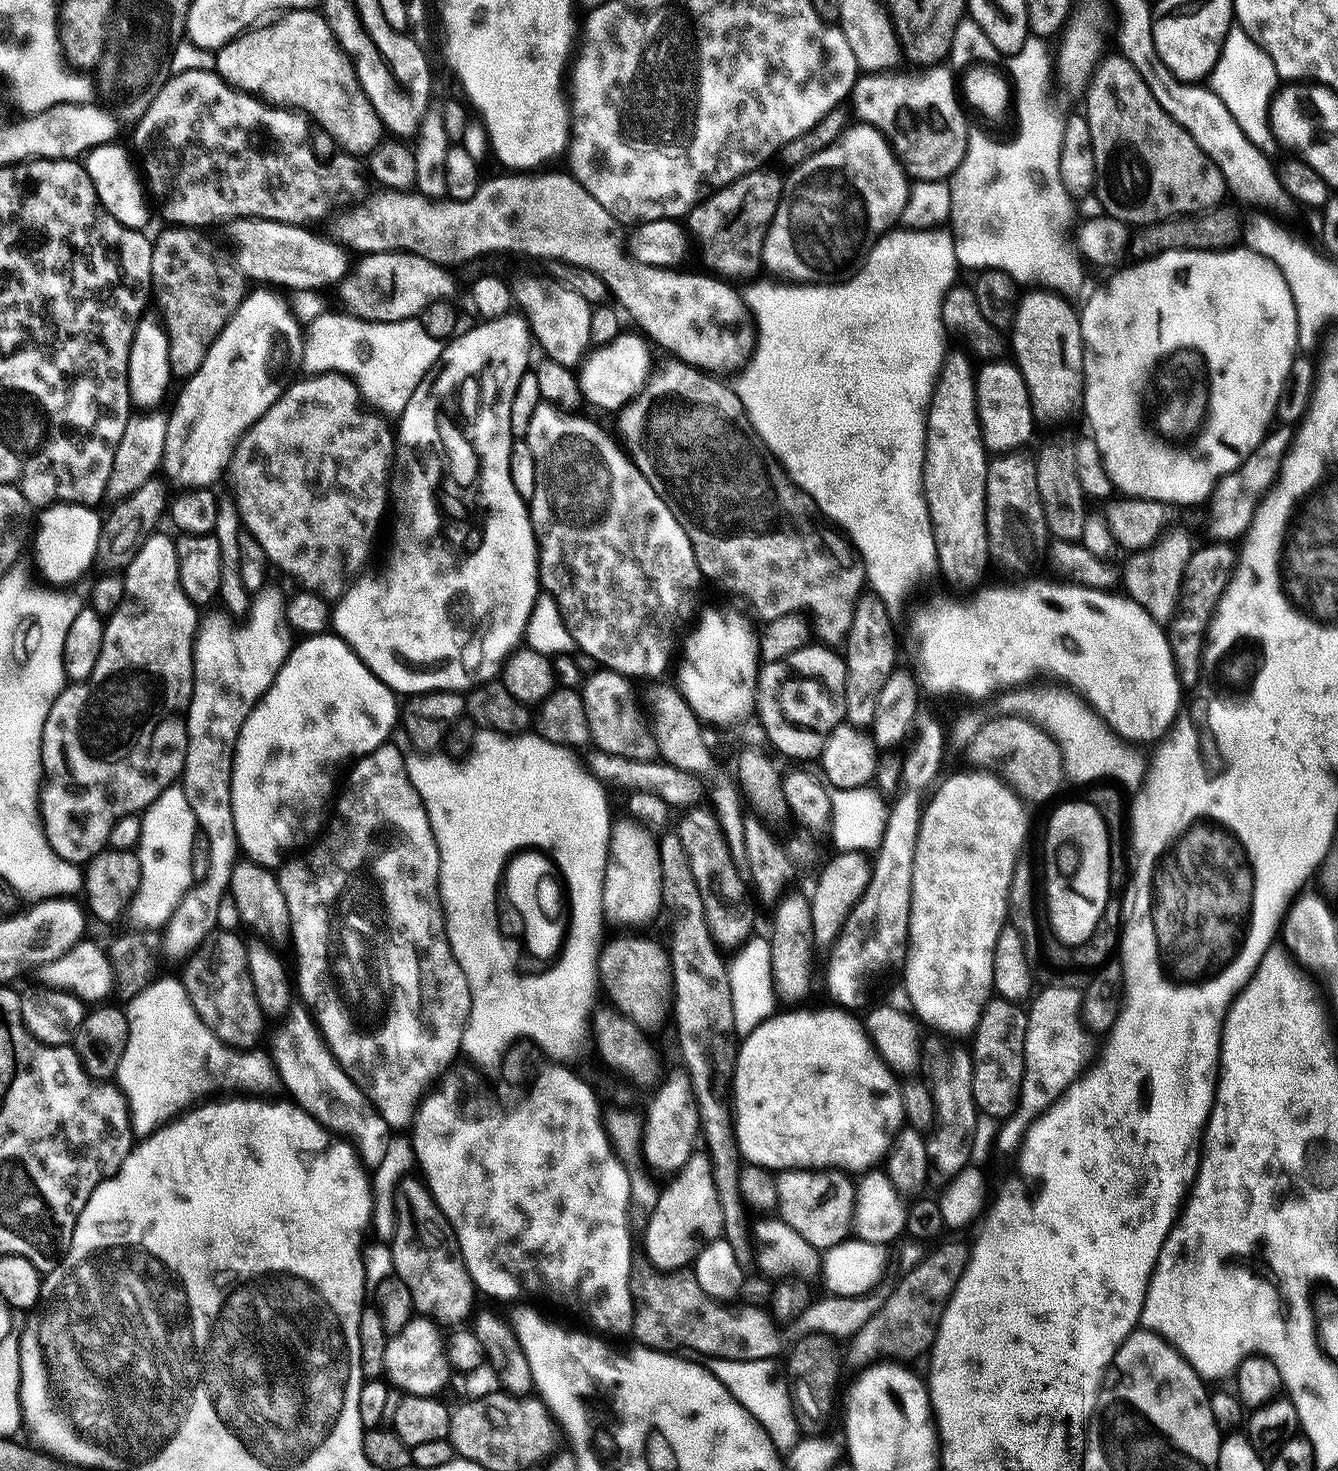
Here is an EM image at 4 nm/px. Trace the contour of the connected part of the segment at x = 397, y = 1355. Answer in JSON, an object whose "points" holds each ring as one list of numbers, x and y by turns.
{"points":[[414,1318,406,1326,402,1326,402,1330,389,1335,384,1362,384,1376,393,1389,409,1396,436,1396,439,1393,439,1388,443,1386,448,1375,450,1375,446,1348,442,1341,442,1332,440,1336,439,1331,441,1332,441,1329,433,1321]]}

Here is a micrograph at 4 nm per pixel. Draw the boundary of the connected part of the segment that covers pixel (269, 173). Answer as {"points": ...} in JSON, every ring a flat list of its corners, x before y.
{"points":[[198,69,169,75,162,90,158,90,154,102,150,102,146,114,142,114,142,118,136,121,134,125,136,133,133,134,132,140,136,143,141,158,144,159,144,168,142,164,143,179,146,181,151,195,152,192,156,195,156,200,160,203,160,212,168,219,169,225,197,226,196,224,204,224,207,220,214,219,215,216,226,216,225,218,255,217,256,219,277,220,284,224,306,226,312,222,310,220,318,219,323,212,331,208,332,196,338,195,343,188,348,188,355,182,357,164,357,161,348,154,336,154,340,156,333,158,332,165,320,164,319,158,312,153,312,148,308,145,307,123,309,124,309,121,299,111,275,107,247,92,240,91,239,88,232,87,231,84,227,84,217,71]]}

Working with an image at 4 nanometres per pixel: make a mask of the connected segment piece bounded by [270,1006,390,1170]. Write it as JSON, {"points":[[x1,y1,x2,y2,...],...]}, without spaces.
{"points":[[303,1006,293,1007,287,1015,287,1020,288,1029,285,1032,278,1033,272,1040,272,1048,270,1047,270,1055,276,1064,276,1072,280,1075,283,1087,288,1087,289,1094,293,1096,289,1097,305,1112,309,1112,321,1126,347,1141,365,1169,375,1170,382,1162,382,1158,386,1158,386,1154,390,1150,390,1144,388,1144,390,1129,388,1124,380,1117,374,1105,368,1101,368,1095,346,1075,344,1068,333,1058,332,1051,324,1043,324,1039,320,1037,320,1030,317,1028,316,1022,312,1019,308,1009]]}

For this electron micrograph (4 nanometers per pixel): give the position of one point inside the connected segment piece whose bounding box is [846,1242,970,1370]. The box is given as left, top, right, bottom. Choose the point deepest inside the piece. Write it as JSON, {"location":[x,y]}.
{"location":[905,1324]}

